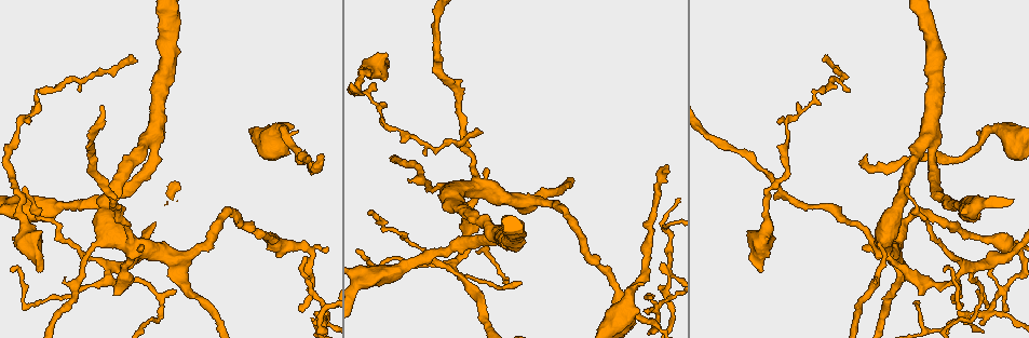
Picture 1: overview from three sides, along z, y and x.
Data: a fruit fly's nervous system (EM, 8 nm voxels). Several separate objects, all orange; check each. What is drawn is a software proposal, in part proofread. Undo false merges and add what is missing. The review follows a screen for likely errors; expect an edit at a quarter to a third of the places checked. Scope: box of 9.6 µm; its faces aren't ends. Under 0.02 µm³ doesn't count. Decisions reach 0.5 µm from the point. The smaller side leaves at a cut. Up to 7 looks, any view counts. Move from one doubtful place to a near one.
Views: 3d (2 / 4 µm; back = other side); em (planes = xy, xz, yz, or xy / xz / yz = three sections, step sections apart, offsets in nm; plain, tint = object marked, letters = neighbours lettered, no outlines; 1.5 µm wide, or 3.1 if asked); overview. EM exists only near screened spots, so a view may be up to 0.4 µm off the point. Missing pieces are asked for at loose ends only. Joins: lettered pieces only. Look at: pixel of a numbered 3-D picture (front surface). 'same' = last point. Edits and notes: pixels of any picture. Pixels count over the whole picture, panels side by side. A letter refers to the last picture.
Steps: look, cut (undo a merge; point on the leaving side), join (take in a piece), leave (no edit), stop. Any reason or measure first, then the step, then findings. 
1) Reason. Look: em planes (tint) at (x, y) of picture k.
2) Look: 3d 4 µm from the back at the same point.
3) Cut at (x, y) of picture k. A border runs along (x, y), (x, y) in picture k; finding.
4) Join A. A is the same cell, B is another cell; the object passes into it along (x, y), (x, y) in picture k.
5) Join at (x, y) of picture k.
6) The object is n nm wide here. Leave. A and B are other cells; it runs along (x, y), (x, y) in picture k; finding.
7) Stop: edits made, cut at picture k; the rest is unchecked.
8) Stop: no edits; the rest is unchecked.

Thick end. Look: 3d 2 µm at (141, 245) of picture 1.

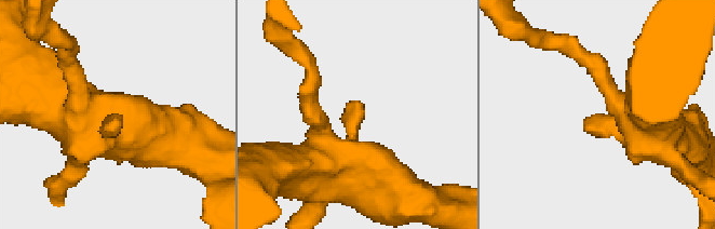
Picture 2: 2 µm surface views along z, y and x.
Now the EM. Look: em planes (letters) at (114, 118) of picture 2.

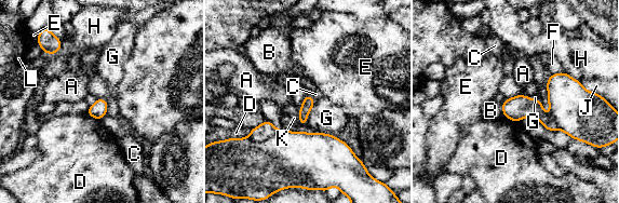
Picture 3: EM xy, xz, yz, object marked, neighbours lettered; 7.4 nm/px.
The longest contact is with G, 200 nm. Cut at (266, 130) of picture 3. A, B, C, D, E, F, G, H, J, K and L are other cells; two cells meet here.

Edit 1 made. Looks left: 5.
Look: 3d 4 µm at (824, 61) of picture 1.

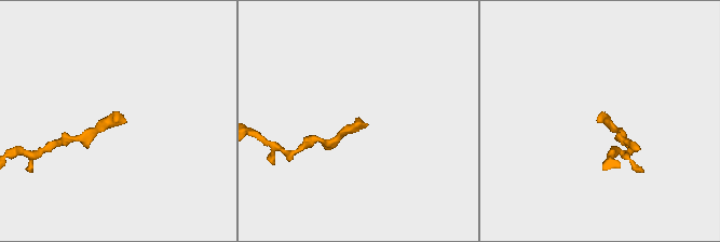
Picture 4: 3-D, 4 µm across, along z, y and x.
Shape alone is not enough. Look: em planes (letters) at (113, 120) of picture 4.

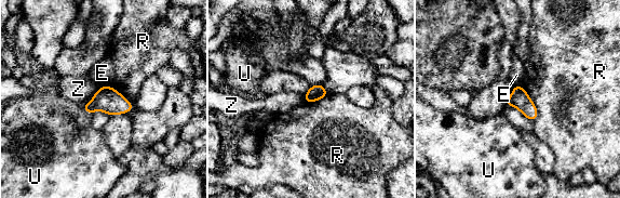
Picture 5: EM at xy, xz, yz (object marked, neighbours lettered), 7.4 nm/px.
Leave. E, R, U and Z are other cells; a border runs along (521, 84), (537, 109), (534, 121) in picture 5; no lettered piece goes on from it.

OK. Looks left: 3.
Stop: edits made, cut at picture 3; the rest is unchecked.

